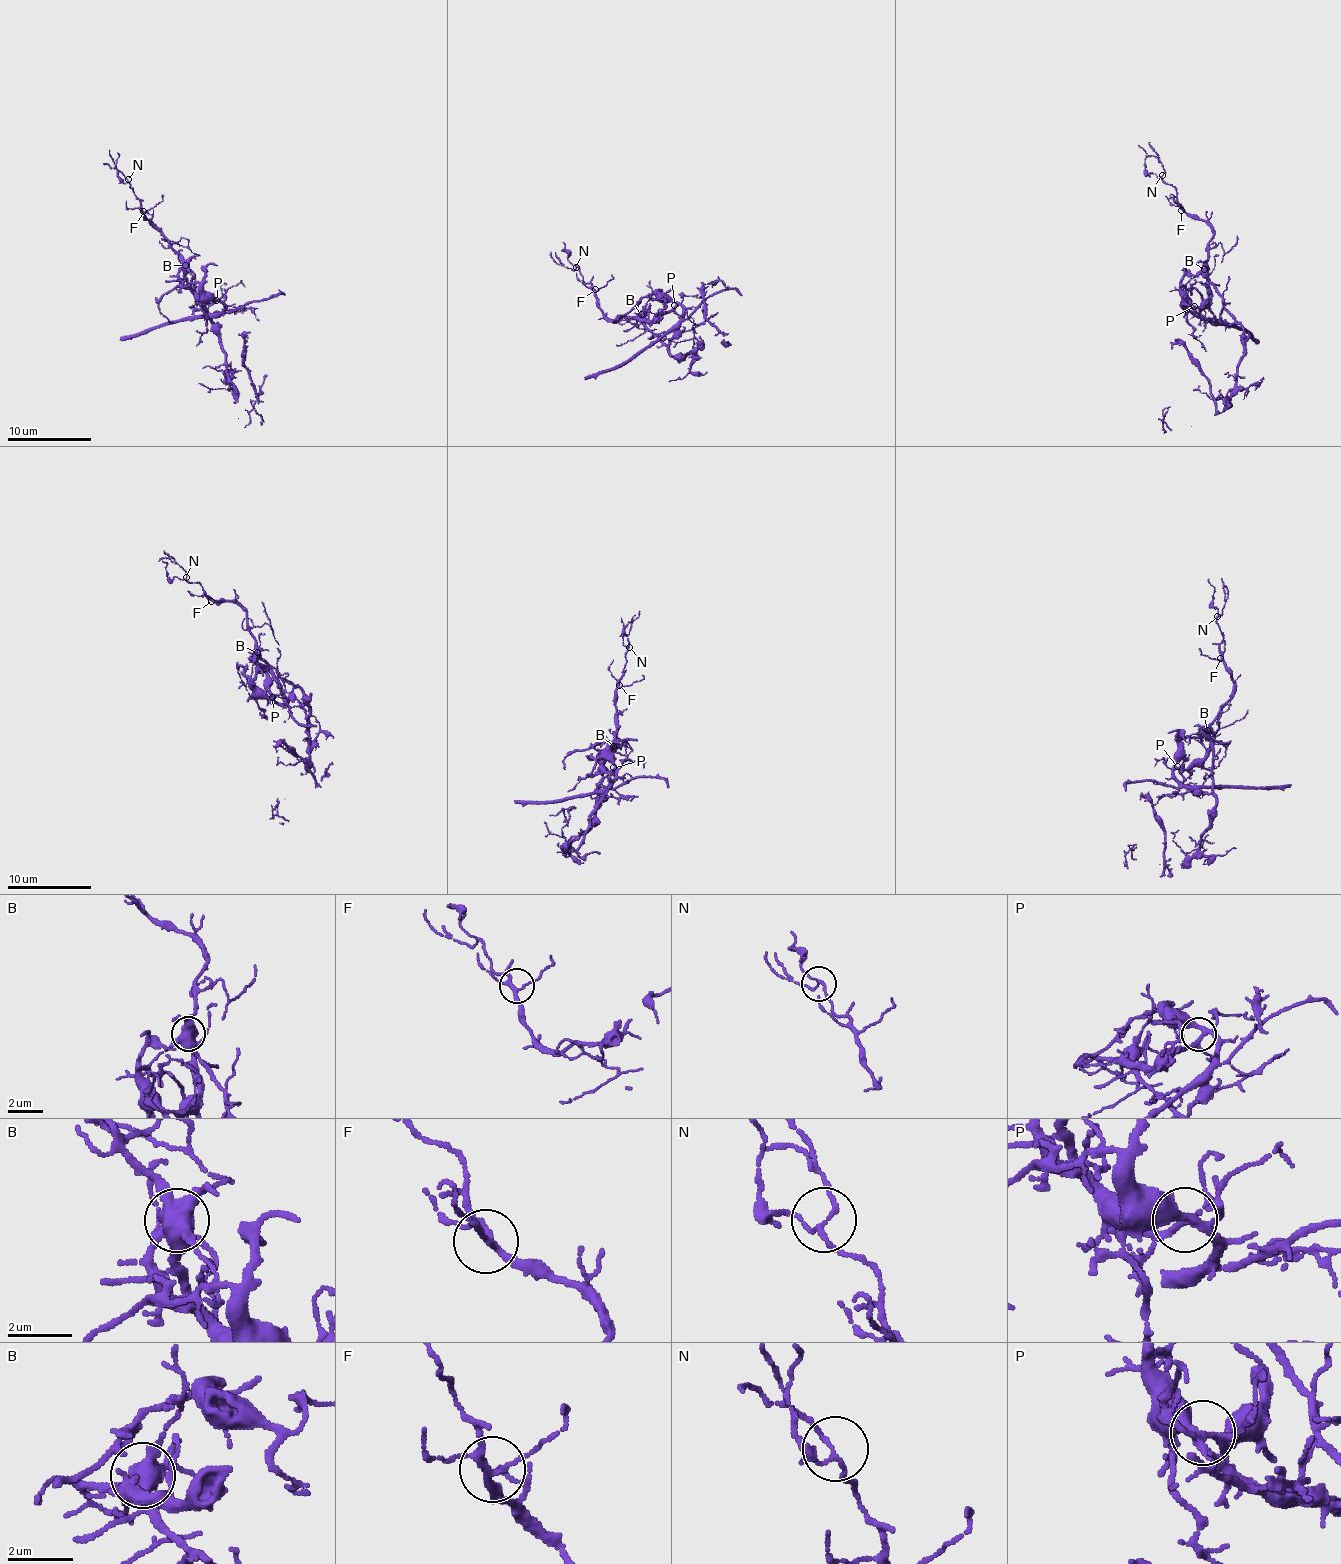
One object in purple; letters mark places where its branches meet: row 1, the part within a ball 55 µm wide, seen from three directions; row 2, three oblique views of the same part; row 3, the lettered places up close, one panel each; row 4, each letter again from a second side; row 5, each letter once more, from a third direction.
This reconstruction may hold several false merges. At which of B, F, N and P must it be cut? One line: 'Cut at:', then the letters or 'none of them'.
Cut at: B

